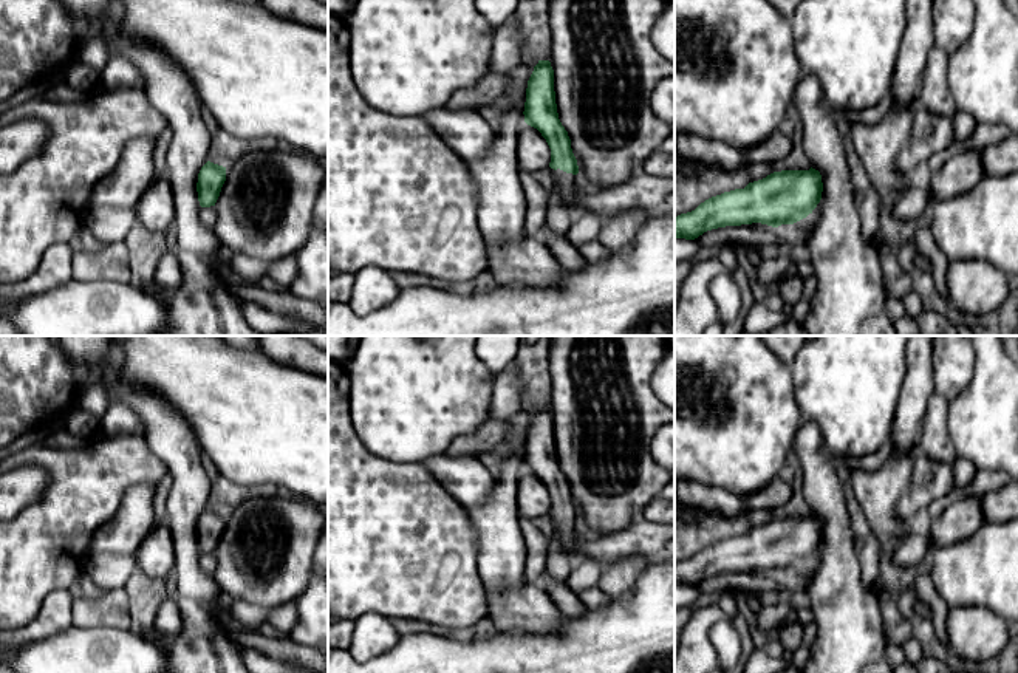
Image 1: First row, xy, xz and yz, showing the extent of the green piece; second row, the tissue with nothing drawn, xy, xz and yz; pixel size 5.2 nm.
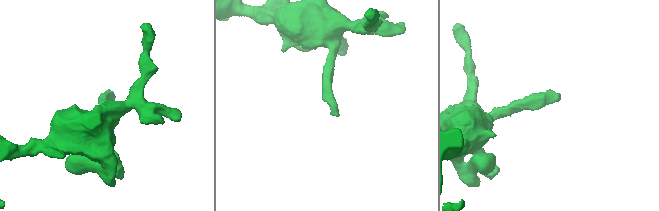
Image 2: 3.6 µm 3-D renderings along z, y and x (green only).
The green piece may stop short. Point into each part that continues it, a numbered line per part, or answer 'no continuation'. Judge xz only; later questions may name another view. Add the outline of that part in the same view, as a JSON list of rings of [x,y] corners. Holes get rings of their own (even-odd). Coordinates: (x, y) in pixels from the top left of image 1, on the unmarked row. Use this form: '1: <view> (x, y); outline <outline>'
1: xz (655, 542); outline [[[560,515],[554,518],[563,551],[574,560],[591,559],[602,568],[627,557],[644,557],[647,566],[675,562],[675,523],[656,524],[647,520],[631,523],[620,531],[599,535],[596,540],[576,537],[576,521]]]

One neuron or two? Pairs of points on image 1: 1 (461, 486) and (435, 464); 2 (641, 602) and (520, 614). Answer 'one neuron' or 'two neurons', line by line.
1: one neuron
2: two neurons

